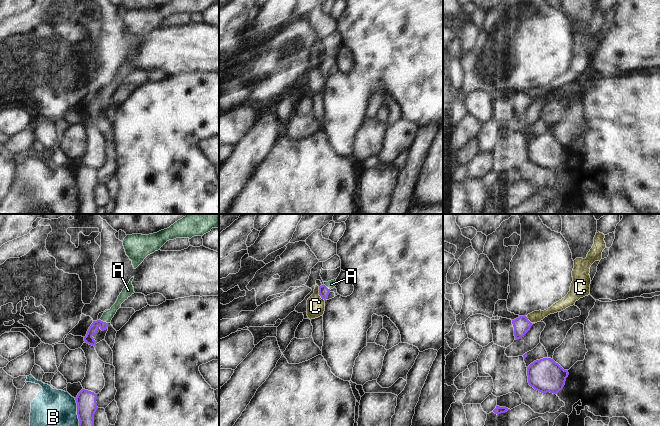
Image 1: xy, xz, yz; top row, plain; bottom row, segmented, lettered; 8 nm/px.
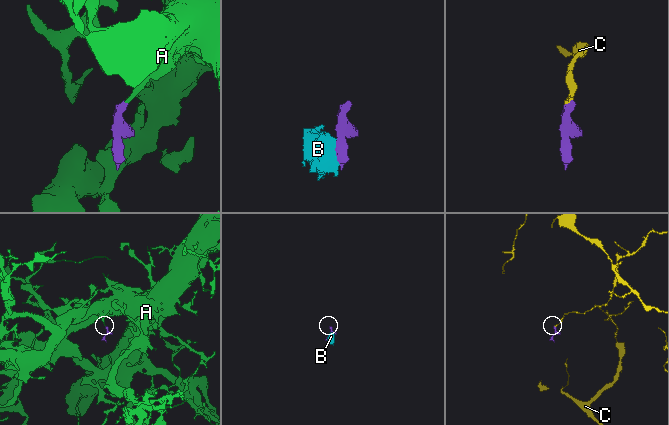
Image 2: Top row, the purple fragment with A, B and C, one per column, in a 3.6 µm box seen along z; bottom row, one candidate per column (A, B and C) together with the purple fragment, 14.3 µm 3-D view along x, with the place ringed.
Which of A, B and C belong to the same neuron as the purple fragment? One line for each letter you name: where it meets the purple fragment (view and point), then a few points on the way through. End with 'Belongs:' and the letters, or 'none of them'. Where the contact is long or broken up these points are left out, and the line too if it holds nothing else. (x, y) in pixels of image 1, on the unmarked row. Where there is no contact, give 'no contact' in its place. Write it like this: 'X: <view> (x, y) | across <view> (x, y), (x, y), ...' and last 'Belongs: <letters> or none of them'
A: xy (104, 98) | across xy (93, 105), (99, 99), (104, 98), (107, 92)
Belongs: A

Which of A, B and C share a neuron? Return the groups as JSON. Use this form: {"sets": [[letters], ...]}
{"sets": [["A"], ["B"], ["C"]]}

